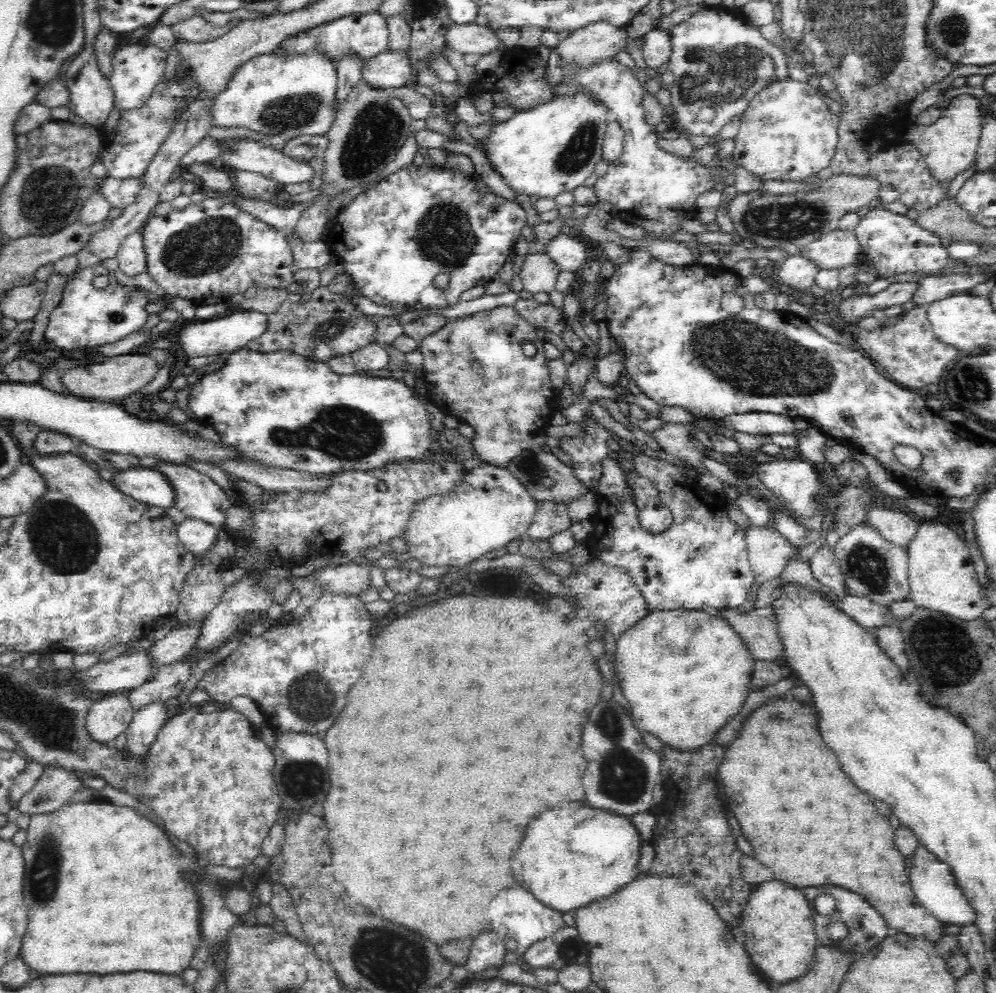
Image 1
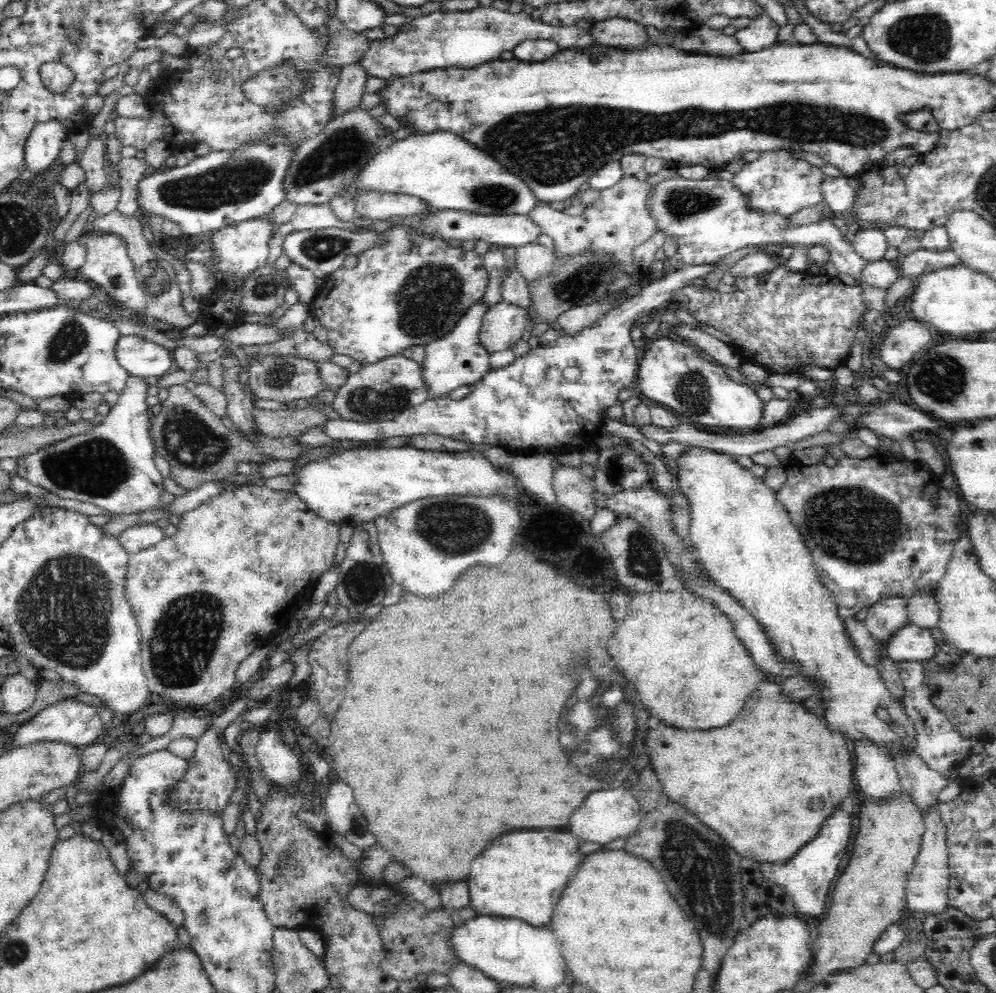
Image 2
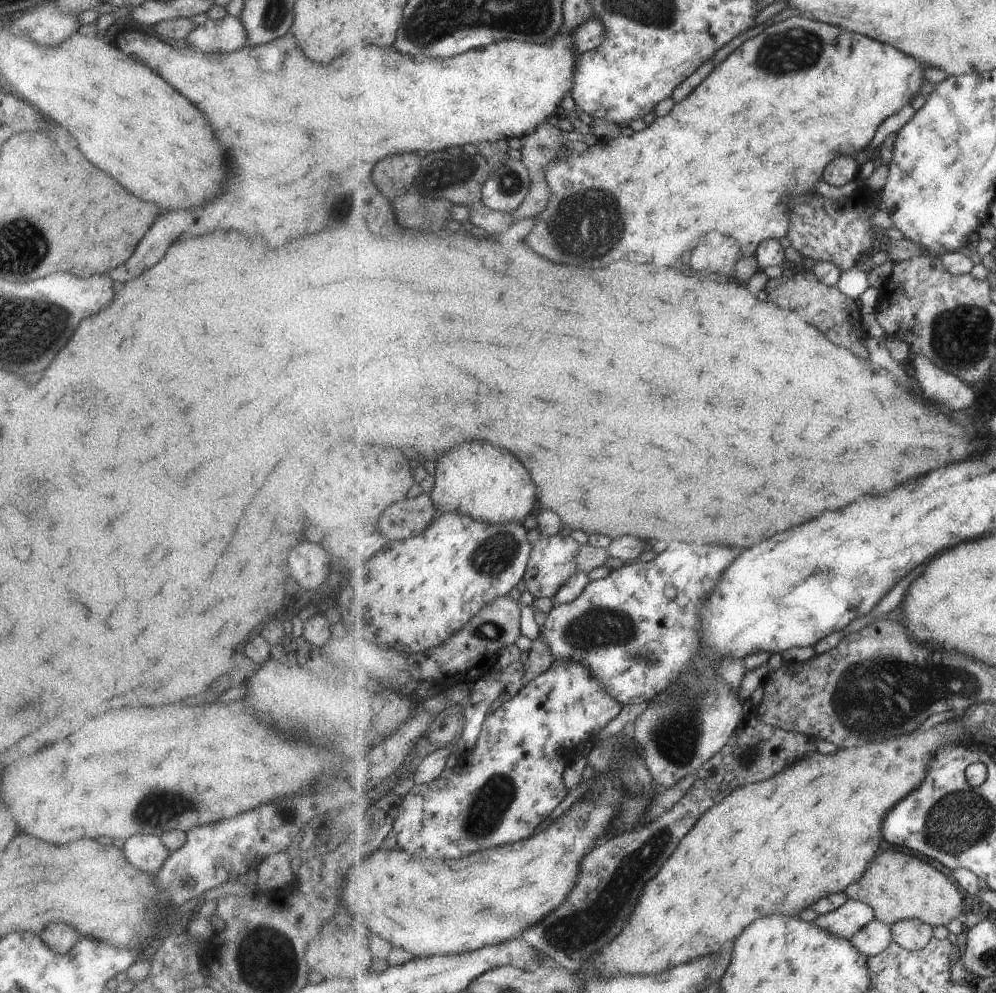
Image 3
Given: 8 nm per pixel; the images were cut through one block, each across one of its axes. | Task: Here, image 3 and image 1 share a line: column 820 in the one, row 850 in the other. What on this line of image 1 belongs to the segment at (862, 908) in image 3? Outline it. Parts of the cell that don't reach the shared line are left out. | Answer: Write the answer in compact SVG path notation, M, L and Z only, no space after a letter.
M923 846L916 848L913 858L914 866L909 868L911 889L914 891L916 898L925 906L925 909L948 925L972 924L975 919L975 912L971 909L961 889L956 884L951 868L932 856L930 851L924 849Z

